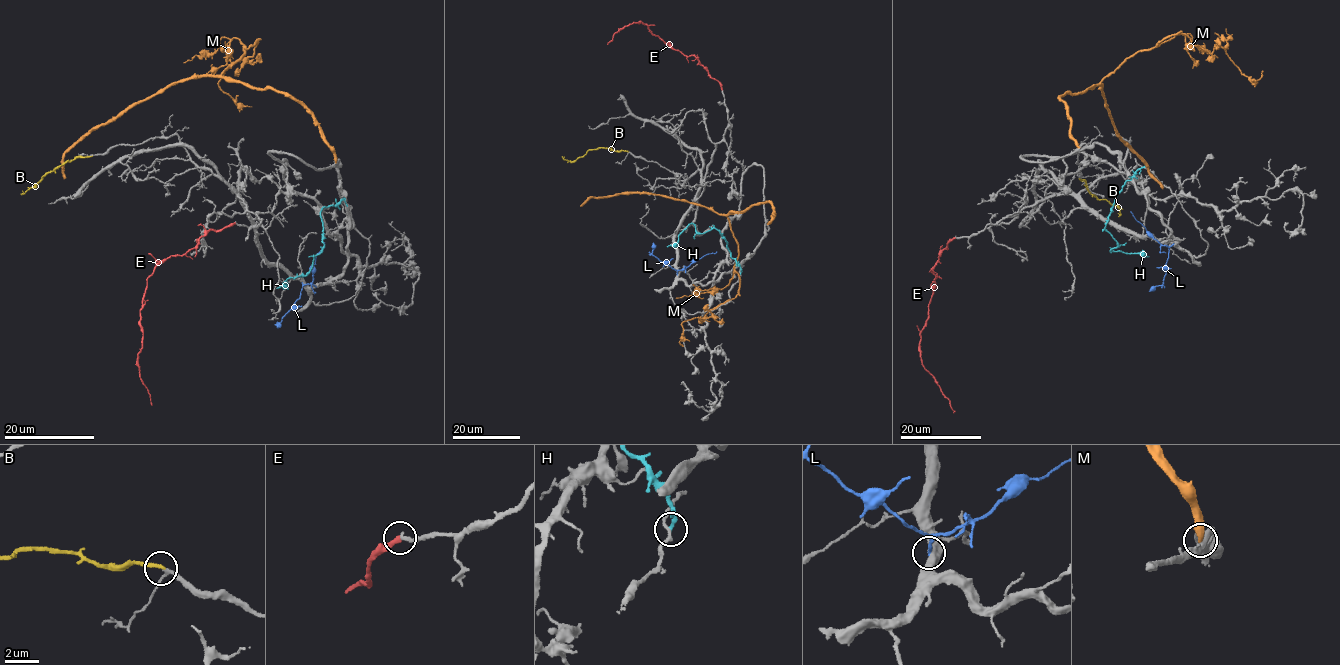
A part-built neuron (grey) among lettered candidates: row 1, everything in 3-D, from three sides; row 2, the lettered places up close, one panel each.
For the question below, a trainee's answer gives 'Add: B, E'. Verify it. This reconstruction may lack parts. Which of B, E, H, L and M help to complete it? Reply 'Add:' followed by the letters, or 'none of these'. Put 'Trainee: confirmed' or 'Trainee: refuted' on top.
Trainee: confirmed
Add: B, E

